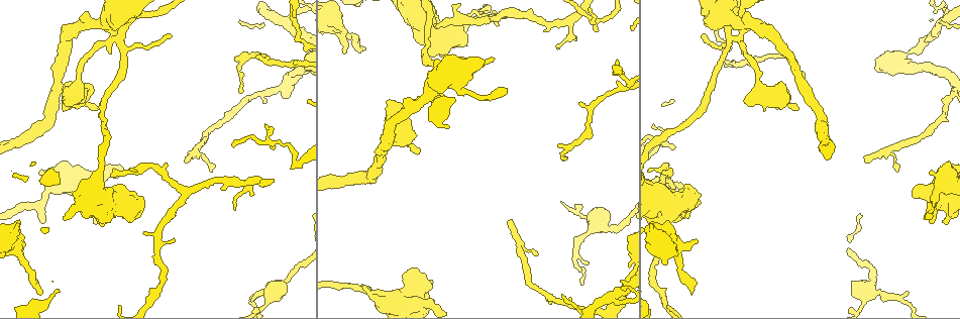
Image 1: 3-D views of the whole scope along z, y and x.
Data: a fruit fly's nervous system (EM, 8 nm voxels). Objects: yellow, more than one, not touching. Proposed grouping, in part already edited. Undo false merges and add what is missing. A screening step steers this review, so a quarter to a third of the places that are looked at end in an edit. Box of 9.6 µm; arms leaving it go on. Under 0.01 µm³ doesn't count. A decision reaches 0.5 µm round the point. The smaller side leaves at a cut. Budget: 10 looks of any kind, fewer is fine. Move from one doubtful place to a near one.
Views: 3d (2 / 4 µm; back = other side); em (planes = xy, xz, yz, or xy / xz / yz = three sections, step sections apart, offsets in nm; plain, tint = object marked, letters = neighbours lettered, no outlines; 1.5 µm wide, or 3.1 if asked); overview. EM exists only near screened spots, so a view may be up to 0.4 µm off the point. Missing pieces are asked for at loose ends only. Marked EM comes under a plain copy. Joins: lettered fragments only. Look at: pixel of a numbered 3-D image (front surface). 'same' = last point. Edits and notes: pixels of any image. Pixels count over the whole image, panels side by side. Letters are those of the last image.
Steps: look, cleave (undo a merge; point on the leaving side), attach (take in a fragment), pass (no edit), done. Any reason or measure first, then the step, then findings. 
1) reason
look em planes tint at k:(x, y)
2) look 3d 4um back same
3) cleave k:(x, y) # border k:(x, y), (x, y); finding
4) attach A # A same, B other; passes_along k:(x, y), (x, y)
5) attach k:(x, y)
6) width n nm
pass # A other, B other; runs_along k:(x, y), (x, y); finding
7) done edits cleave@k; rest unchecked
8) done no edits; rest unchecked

sharp bend
look em xz step 8 tint at 1:(406, 302)

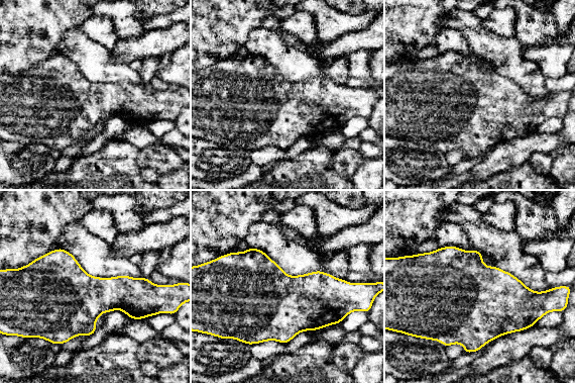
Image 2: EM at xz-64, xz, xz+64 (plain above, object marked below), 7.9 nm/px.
see the neighbours
look em xz step 8 letters same

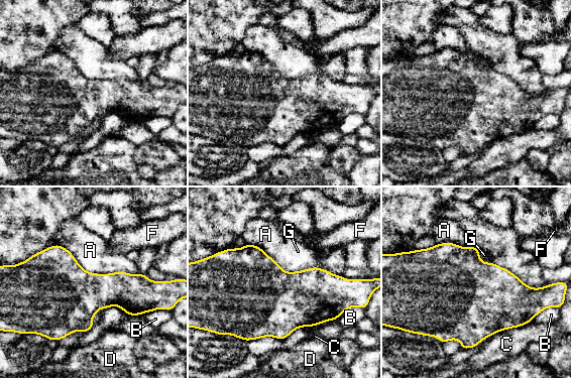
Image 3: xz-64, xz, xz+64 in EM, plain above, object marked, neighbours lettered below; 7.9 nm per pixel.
width 380 nm
pass # A other, B other, C other, D other, F other, G other; border 3:(56, 243), (88, 271), (138, 272); one neuron here

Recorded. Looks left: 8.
an open end
look em planes letters at 1:(42, 222)

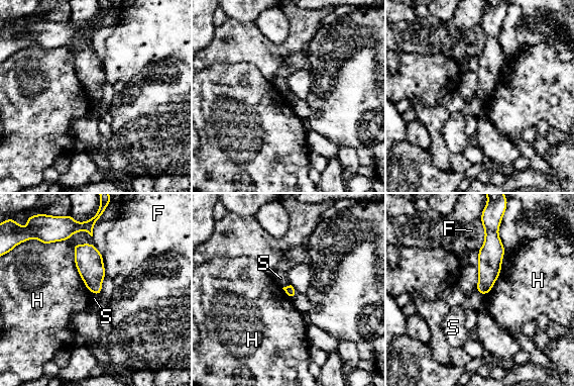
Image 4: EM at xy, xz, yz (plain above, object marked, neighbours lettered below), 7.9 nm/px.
pass # F other, H other, S other; border 4:(290, 284), (282, 288); no lettered fragment goes on from it

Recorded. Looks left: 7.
calibre changes
look em xz step 8 tint at 1:(726, 49)

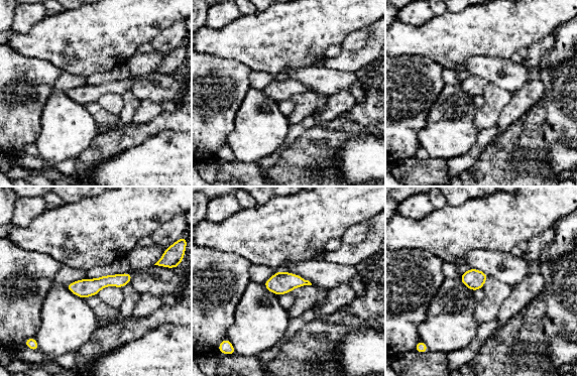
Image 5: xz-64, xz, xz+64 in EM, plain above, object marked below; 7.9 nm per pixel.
another direction
look em planes letters same

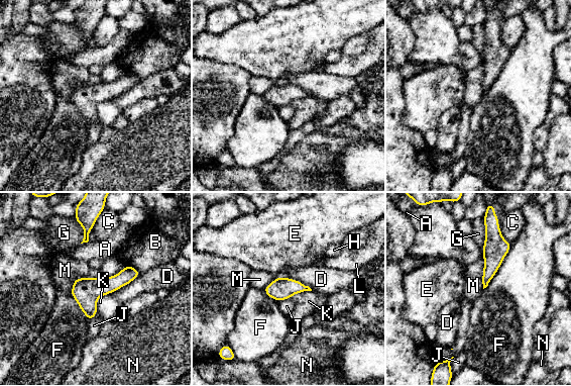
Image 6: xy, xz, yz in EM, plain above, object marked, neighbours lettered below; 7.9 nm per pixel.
pass # A other, B other, C other, D other, E other, F other, G other, H other, J other, K other, L other, M other, N other; border 6:(110, 292), (98, 298), (97, 311); continuous, no second neuron

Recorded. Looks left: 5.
tapers out
look 3d 2um at 1:(616, 61)

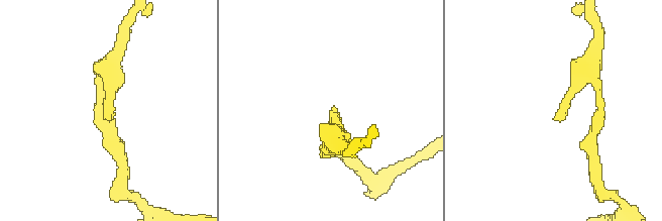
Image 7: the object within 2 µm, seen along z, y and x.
look em planes letters at 7:(110, 120)

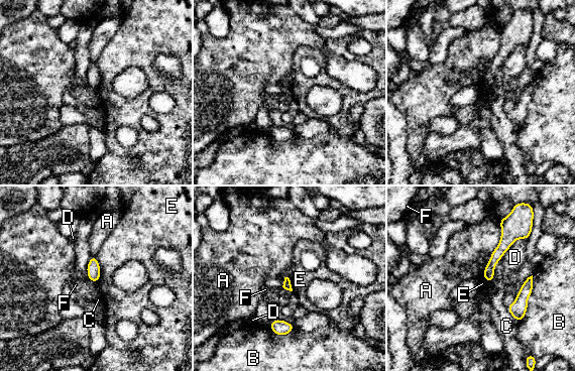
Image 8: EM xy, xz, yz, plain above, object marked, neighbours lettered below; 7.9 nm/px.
longest_contact B 400 nm
pass # A other, B other, C other, D other, E other, F other; border 8:(491, 254), (483, 273), (487, 282); none of them fits

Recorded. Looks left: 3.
done no edits; rest unchecked

